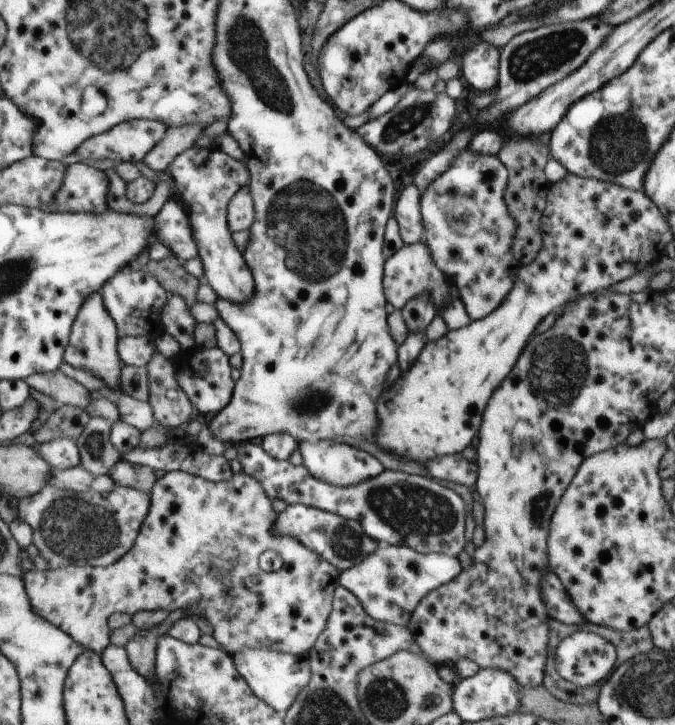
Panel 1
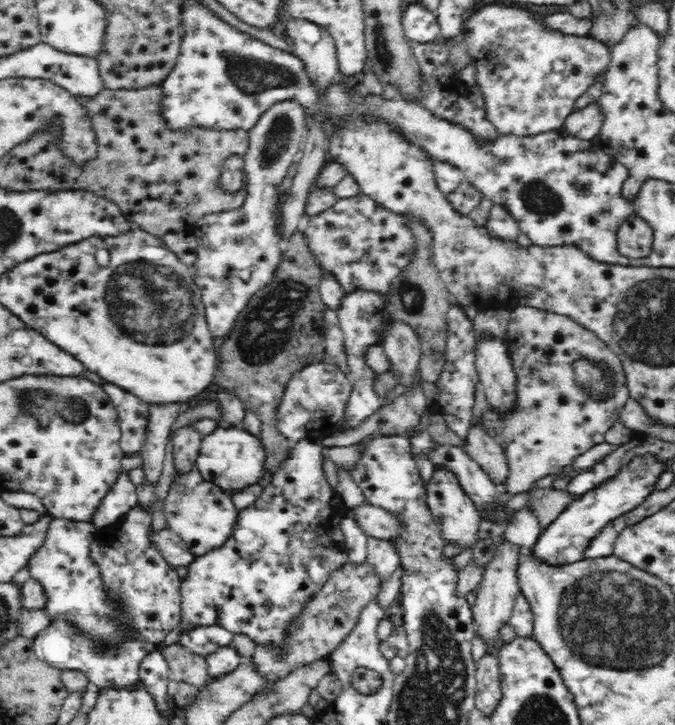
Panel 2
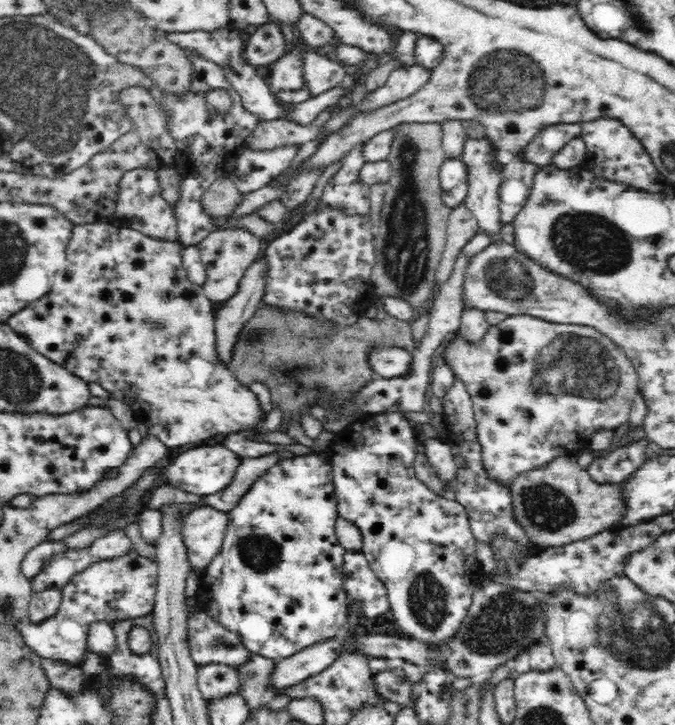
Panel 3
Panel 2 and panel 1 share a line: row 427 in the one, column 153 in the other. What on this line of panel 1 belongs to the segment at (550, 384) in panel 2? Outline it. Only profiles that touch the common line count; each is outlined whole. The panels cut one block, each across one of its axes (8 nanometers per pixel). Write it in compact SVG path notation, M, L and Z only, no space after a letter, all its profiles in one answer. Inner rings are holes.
M169 471L160 479L157 479L157 484L155 484L155 488L151 491L150 497L151 508L146 521L143 523L142 532L139 533L133 548L114 565L94 567L76 564L67 565L64 568L61 567L55 570L50 568L45 571L35 569L23 575L23 582L25 582L25 590L29 594L30 604L39 616L47 618L51 624L70 634L75 639L75 642L78 642L81 646L85 646L86 649L94 650L99 654L103 654L111 646L109 636L111 636L111 630L113 629L113 617L120 613L127 613L133 616L137 612L141 612L141 610L169 610L169 612L185 610L188 618L204 618L211 625L211 636L217 642L219 648L222 651L226 651L228 655L237 654L238 652L243 652L243 650L255 650L255 648L282 651L283 653L295 656L297 654L304 655L309 652L313 643L317 640L317 636L322 634L325 628L325 623L332 607L332 598L335 596L335 589L338 589L340 585L340 570L338 567L331 566L331 563L327 562L326 559L319 558L318 554L313 554L311 550L307 550L307 547L303 546L294 535L275 534L273 532L273 524L275 524L277 513L273 512L269 495L263 492L263 487L258 479L241 473L235 474L233 478L229 478L225 482L211 482L199 474L191 475L189 472L184 471ZM266 550L272 550L281 557L282 566L279 570L265 572L259 568L257 560L259 560L259 555Z

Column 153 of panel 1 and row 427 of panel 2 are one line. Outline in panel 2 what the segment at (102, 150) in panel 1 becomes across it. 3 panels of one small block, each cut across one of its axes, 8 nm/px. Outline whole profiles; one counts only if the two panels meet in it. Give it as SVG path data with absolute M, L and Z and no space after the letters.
M112 383L103 386L116 407L121 437L119 440L122 456L138 454L146 442L150 421L148 402Z

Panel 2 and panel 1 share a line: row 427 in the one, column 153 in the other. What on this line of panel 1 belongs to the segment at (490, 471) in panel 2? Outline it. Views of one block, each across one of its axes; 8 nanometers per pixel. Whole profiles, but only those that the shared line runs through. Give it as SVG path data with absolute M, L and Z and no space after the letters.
M120 460L113 466L110 475L117 487L133 487L147 494L151 494L155 484L157 484L153 468L133 464L125 460Z

